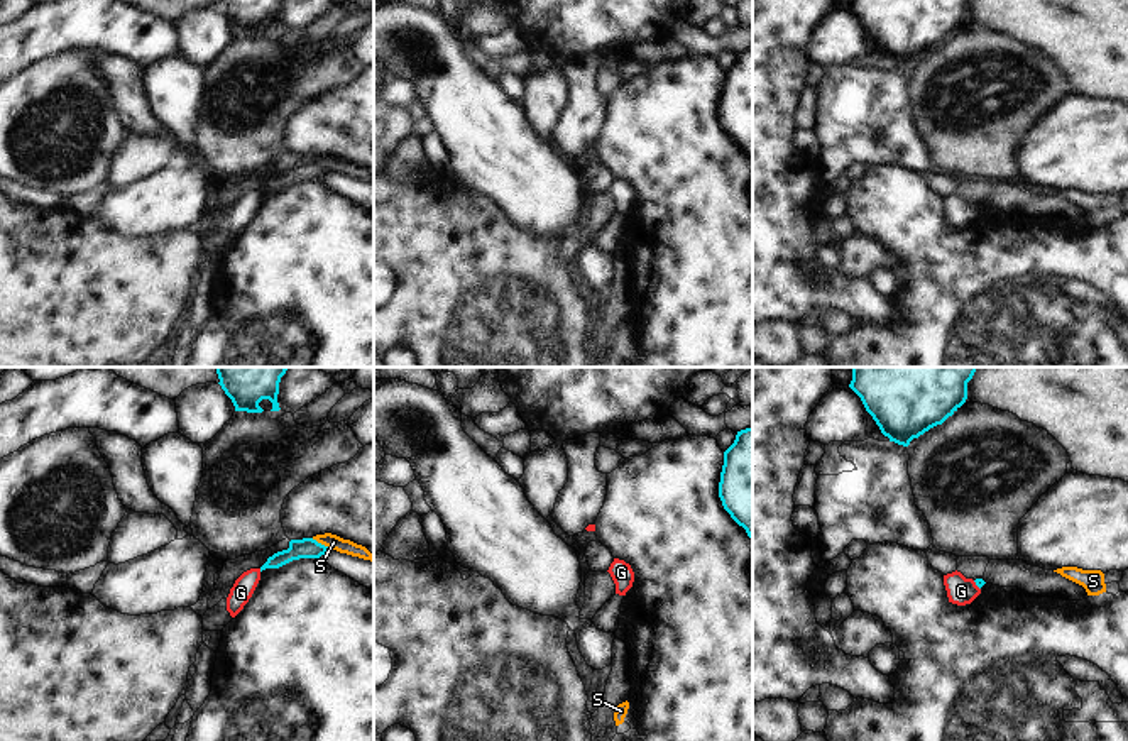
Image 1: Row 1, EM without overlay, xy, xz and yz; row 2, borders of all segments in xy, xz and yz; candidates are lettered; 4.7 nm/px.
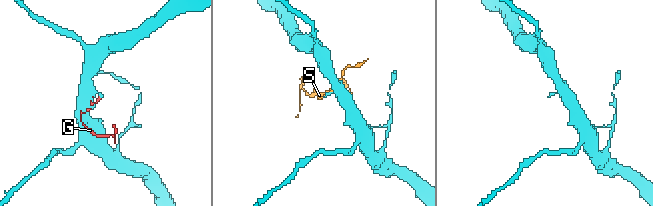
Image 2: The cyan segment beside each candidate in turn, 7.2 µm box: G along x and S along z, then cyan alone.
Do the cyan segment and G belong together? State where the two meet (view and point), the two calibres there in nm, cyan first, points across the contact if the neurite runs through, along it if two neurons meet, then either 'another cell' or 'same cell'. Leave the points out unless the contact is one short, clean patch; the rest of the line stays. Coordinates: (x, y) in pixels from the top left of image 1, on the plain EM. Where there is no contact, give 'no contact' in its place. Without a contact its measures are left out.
meets cyan in yz at (976, 205); 50 nm thick on the cyan side, 140 nm on the other; border along yz (973, 202), (980, 210); another cell

